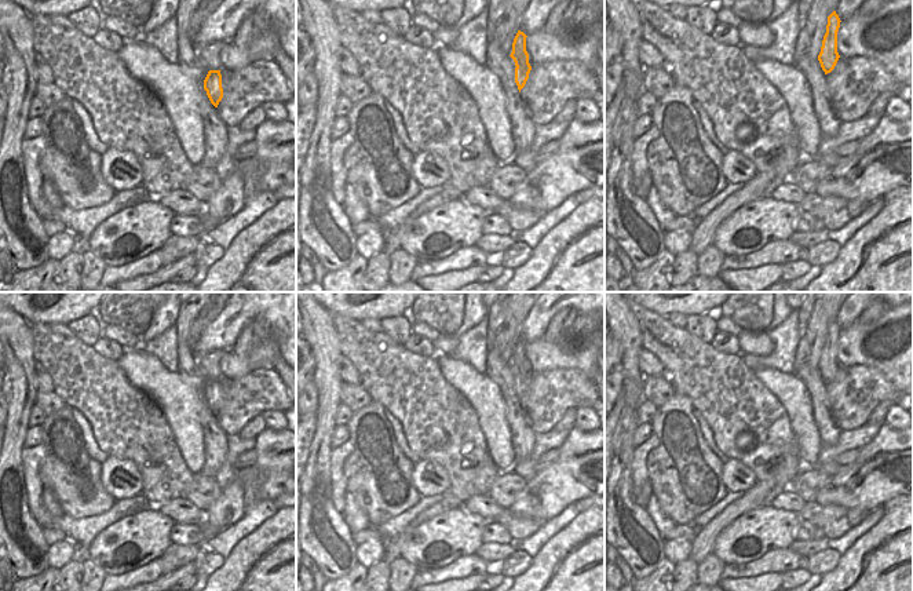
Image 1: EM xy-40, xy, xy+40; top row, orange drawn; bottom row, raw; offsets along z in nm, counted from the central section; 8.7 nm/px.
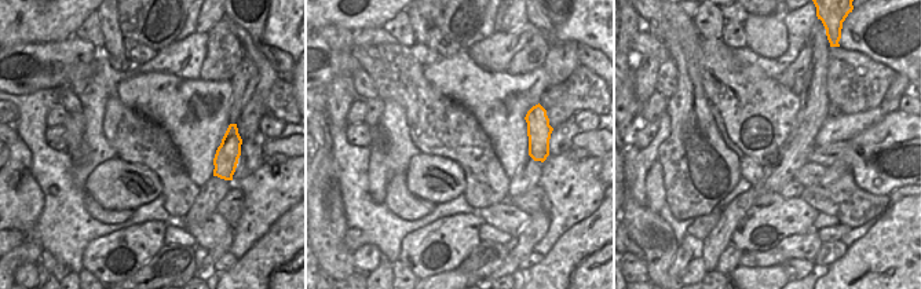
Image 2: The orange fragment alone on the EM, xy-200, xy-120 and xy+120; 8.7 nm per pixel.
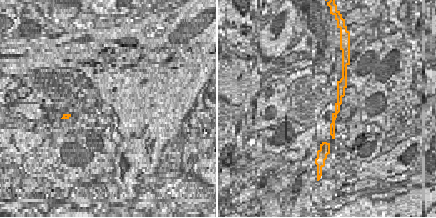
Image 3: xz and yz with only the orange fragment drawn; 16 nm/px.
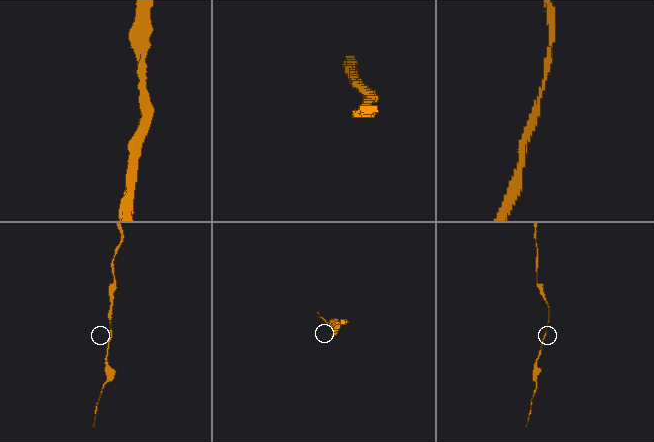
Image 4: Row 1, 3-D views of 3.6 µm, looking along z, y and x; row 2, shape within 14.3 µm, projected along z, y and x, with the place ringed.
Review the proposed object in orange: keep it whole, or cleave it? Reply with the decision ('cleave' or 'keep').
keep

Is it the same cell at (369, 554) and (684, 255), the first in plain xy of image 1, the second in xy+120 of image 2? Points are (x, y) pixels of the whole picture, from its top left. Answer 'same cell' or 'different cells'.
different cells

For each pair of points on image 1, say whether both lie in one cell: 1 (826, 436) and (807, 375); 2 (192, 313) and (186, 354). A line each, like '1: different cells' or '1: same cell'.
1: same cell
2: same cell

